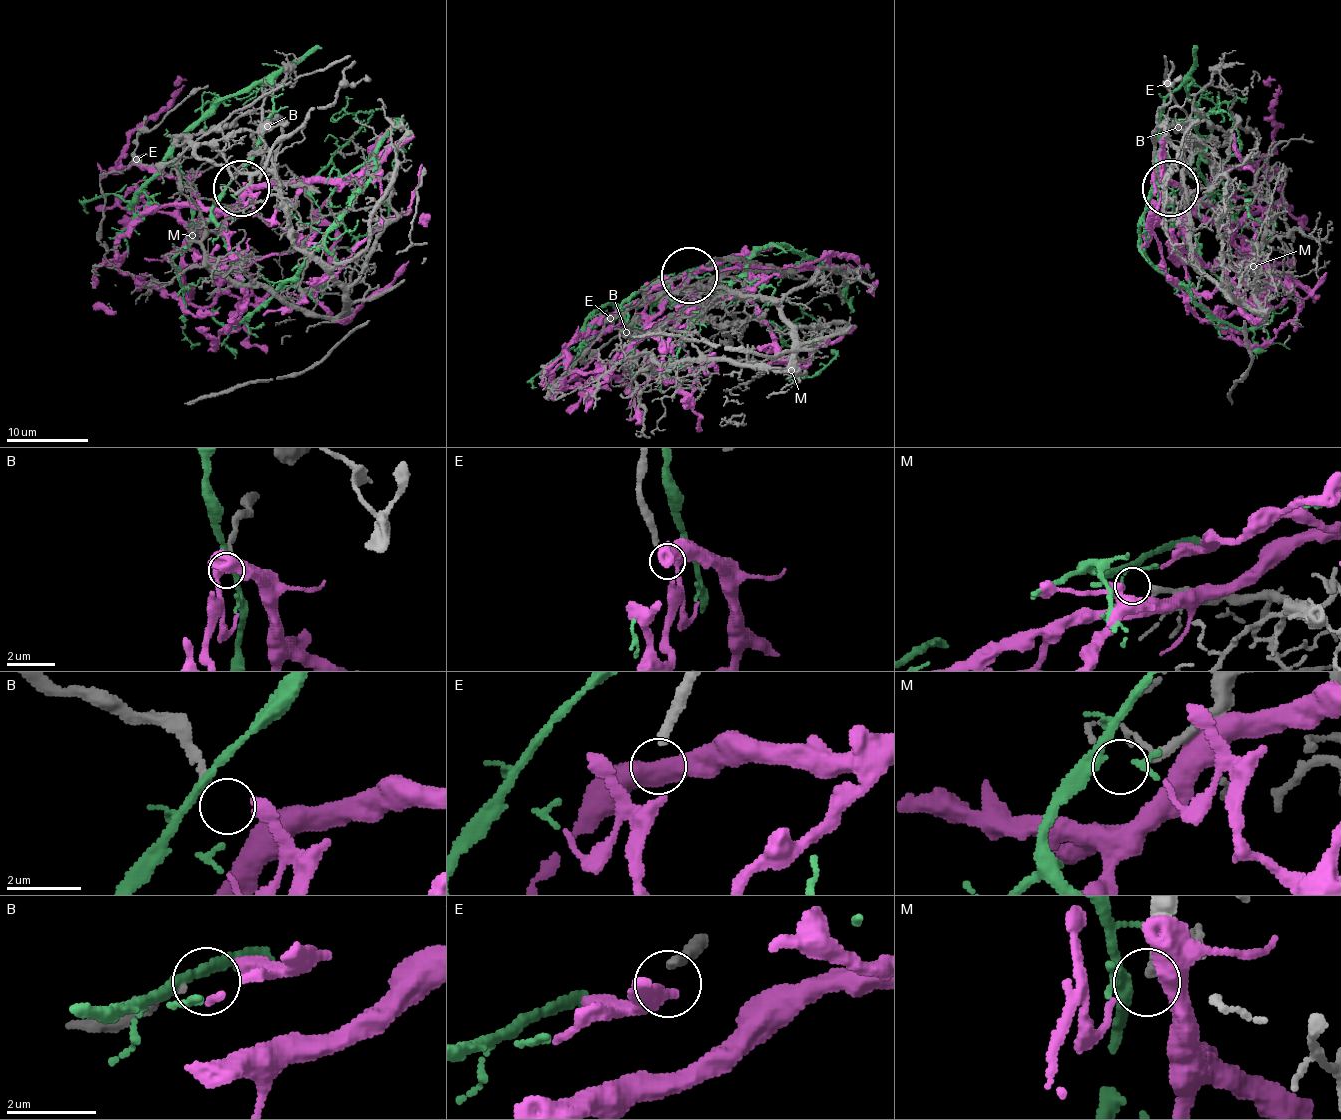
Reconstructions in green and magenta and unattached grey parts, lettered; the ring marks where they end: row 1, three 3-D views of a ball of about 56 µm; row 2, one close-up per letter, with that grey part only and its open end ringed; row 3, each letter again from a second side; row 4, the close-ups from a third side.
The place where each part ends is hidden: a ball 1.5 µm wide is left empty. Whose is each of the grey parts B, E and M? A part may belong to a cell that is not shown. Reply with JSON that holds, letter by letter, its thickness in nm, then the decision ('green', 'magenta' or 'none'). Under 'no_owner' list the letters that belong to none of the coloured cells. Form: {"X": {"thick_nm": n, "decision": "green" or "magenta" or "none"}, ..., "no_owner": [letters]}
{"B": {"thick_nm": 200, "decision": "magenta"}, "E": {"thick_nm": 240, "decision": "none"}, "M": {"thick_nm": 200, "decision": "none"}, "no_owner": ["E", "M"]}

